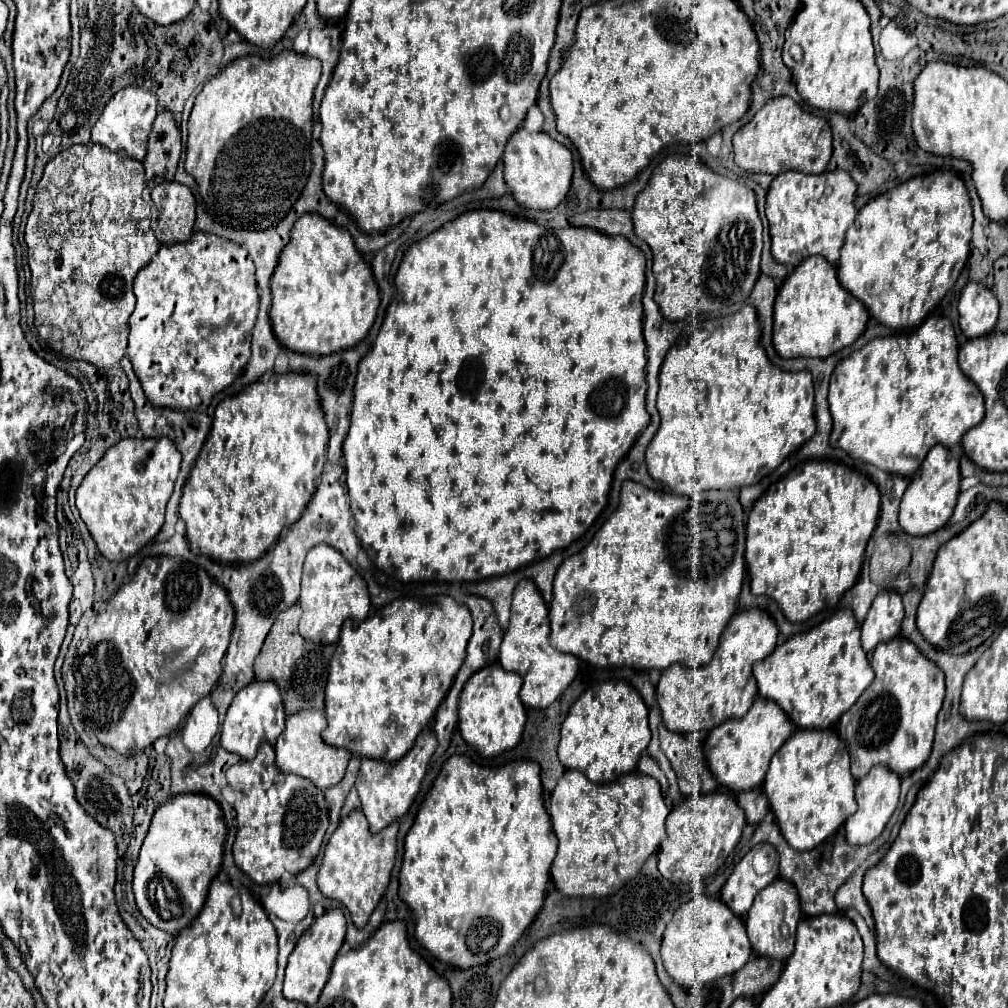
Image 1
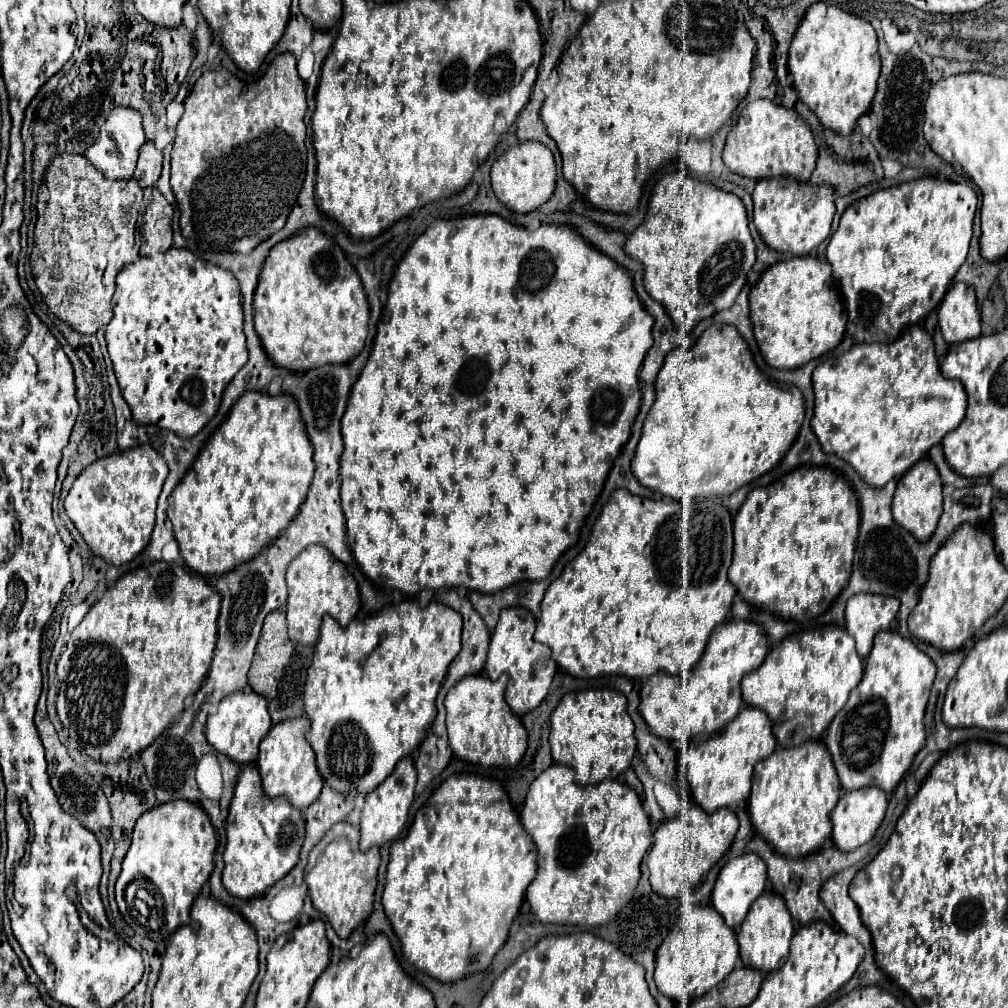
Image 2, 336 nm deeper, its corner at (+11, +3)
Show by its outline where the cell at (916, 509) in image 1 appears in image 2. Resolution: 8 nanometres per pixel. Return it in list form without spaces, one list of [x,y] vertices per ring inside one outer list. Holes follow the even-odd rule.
[[[920,459],[918,463],[914,463],[908,473],[898,481],[892,501],[892,515],[894,521],[910,531],[918,541],[928,541],[932,537],[942,515],[942,481],[936,465],[930,459]]]

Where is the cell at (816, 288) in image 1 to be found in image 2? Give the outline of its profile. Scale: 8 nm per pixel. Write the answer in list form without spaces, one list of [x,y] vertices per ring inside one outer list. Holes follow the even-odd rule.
[[[804,255],[768,267],[750,289],[750,321],[758,347],[770,367],[796,369],[832,351],[844,337],[846,313],[834,289],[830,265]]]

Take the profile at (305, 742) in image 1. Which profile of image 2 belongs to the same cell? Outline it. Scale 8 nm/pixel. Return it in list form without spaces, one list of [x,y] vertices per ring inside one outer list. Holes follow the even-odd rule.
[[[308,717],[288,719],[274,727],[270,727],[270,733],[260,743],[260,755],[256,761],[256,767],[262,775],[262,785],[268,797],[286,797],[296,809],[306,809],[312,805],[320,789],[324,785],[318,769],[316,769],[316,757],[312,747],[306,741],[306,731],[310,729]]]

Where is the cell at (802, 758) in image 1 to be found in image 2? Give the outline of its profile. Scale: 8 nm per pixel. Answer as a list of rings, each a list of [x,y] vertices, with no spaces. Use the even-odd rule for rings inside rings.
[[[806,741],[800,747],[778,747],[768,759],[756,765],[748,813],[754,829],[784,857],[804,857],[816,851],[832,833],[830,811],[840,799],[840,783],[828,749],[820,741]]]

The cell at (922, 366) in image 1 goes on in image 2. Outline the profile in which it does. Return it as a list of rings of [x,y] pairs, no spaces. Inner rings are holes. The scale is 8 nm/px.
[[[918,325],[906,329],[896,343],[890,343],[890,345],[886,345],[886,343],[856,343],[856,345],[852,345],[850,351],[842,353],[840,357],[832,357],[832,359],[820,363],[812,373],[812,387],[814,387],[812,429],[814,429],[814,433],[816,433],[816,437],[822,445],[822,451],[824,453],[834,453],[840,459],[844,459],[846,463],[850,463],[856,469],[856,473],[860,475],[860,479],[864,479],[864,483],[868,483],[870,487],[884,487],[890,479],[900,479],[904,475],[904,471],[908,471],[920,457],[926,457],[930,447],[938,445],[946,433],[956,429],[958,423],[964,419],[964,413],[966,413],[966,391],[964,391],[962,383],[944,379],[940,375],[938,361],[936,361],[936,355],[934,355],[932,337],[926,333],[926,329],[922,329]]]

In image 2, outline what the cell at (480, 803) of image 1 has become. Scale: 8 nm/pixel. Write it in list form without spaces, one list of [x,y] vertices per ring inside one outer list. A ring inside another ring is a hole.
[[[452,775],[416,813],[408,835],[390,847],[382,905],[402,943],[406,961],[442,983],[452,983],[488,969],[504,945],[526,887],[534,877],[536,847],[532,837],[524,833],[502,785],[476,775]]]

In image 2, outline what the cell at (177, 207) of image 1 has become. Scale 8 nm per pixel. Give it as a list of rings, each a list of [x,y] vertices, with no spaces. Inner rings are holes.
[[[156,187],[144,189],[140,255],[164,253],[172,247],[172,207]]]

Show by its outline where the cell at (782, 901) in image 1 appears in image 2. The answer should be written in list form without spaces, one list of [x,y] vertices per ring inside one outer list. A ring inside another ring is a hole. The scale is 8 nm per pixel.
[[[768,891],[752,903],[752,911],[748,911],[748,919],[744,919],[740,931],[738,931],[738,945],[740,945],[740,959],[746,967],[758,969],[762,973],[770,973],[784,965],[788,959],[788,947],[790,939],[794,935],[794,923],[792,915],[780,895],[774,891]]]

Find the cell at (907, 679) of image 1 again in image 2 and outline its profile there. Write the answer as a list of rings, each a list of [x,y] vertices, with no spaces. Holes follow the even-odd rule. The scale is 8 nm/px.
[[[894,631],[876,635],[862,681],[826,731],[826,747],[842,789],[854,791],[870,785],[892,793],[898,787],[924,745],[924,711],[934,677],[934,661],[910,639]]]

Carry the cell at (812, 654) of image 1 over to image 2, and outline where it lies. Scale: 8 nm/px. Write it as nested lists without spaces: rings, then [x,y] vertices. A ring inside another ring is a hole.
[[[834,625],[816,627],[804,633],[802,631],[792,633],[780,645],[776,645],[766,655],[764,663],[742,679],[742,699],[748,705],[760,707],[762,711],[768,713],[776,741],[782,747],[798,747],[800,743],[806,743],[808,739],[820,739],[824,735],[834,715],[844,707],[850,691],[860,683],[862,671],[864,671],[864,663],[858,657],[854,639],[852,635],[848,635],[846,629],[840,629]]]

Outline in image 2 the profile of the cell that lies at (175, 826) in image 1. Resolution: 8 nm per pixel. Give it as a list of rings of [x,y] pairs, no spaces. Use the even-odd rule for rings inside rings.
[[[186,799],[158,805],[136,821],[132,843],[116,881],[116,903],[136,935],[162,943],[180,925],[188,923],[190,907],[214,869],[216,845],[216,831],[206,811]]]

